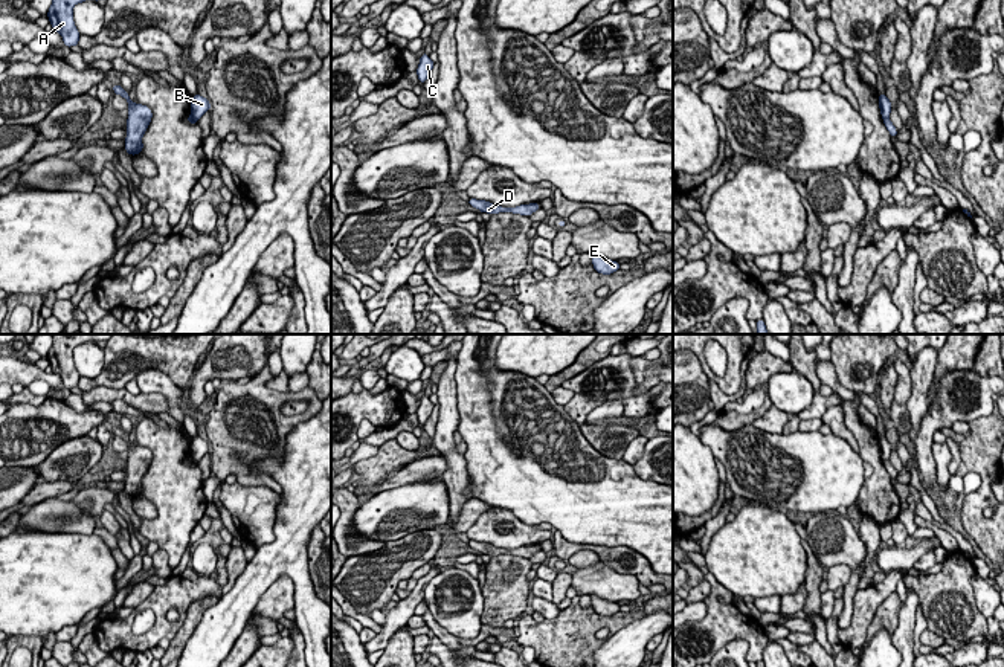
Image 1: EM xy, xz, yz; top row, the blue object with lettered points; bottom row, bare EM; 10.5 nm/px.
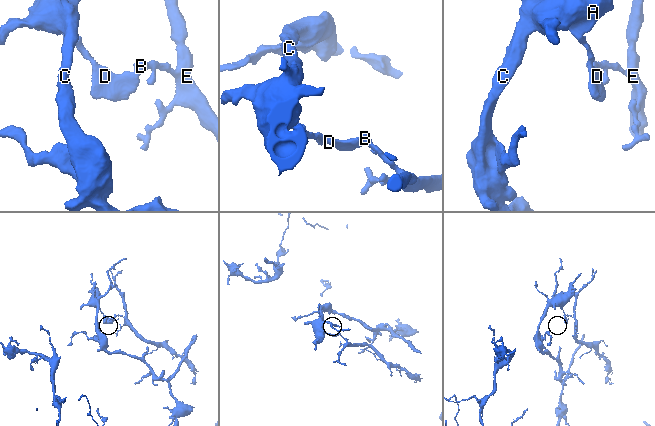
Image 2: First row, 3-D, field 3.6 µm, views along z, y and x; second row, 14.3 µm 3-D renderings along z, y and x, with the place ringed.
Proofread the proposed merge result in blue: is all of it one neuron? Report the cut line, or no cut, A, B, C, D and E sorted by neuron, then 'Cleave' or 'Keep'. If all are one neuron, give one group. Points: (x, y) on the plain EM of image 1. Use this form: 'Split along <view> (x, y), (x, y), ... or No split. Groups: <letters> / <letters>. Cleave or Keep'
Split along yz (888, 458), (884, 461). Groups: A C D / B E. Cleave

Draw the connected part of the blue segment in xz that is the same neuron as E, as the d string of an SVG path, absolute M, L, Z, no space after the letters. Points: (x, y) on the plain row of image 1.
M590 595L590 598L594 611L601 617L612 617L613 614L619 612L618 603L606 601L597 595Z

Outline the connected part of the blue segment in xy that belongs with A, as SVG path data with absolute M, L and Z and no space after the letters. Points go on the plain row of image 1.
M52 334L47 353L52 371L63 379L67 389L78 388L79 374L73 363L73 348L85 342L107 342L113 334Z

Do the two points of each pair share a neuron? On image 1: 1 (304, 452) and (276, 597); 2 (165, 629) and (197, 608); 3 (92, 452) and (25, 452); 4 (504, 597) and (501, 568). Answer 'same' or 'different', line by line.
1: different
2: different
3: different
4: same

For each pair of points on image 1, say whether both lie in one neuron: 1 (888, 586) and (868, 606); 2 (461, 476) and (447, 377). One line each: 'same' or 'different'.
1: same
2: same

